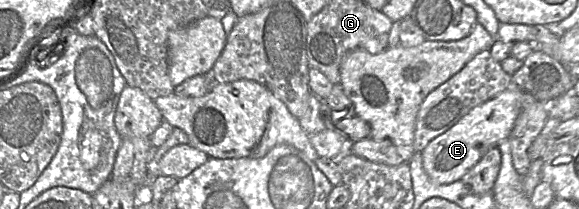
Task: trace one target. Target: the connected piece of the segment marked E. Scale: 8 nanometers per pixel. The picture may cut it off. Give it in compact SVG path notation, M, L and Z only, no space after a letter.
M510 87L494 98L474 107L456 124L437 136L421 151L423 168L437 184L458 181L484 154L508 138L521 110L536 99L528 92Z

